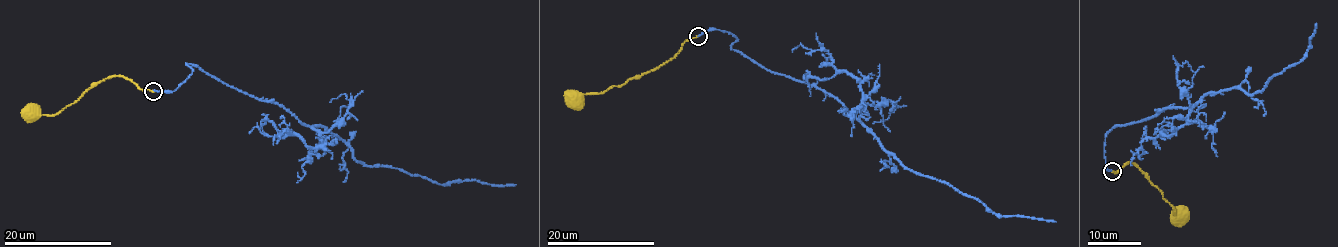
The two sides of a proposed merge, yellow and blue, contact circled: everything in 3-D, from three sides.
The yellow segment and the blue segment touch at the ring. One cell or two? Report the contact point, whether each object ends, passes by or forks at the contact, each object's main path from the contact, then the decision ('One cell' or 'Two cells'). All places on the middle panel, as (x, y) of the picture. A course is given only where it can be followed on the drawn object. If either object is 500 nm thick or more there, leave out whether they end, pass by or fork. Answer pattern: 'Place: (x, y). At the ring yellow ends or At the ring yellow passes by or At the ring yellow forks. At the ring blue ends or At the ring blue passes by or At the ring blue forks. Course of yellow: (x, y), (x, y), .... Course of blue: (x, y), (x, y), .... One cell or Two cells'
Place: (698, 36). At the ring yellow ends. At the ring blue ends. Course of yellow: (697, 35), (685, 40), (672, 58), (662, 64), (620, 85), (599, 93), (574, 94), (571, 99). Course of blue: (699, 35), (717, 29), (772, 71), (824, 90), (909, 170), (948, 182), (1002, 216), (1056, 221). Two cells

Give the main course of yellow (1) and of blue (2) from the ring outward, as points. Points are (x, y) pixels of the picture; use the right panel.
1: (1111, 171), (1114, 173), (1131, 162), (1174, 209), (1175, 220), (1180, 218)
2: (1111, 171), (1105, 134), (1114, 125), (1235, 86), (1251, 95), (1263, 89), (1300, 61), (1316, 23)

